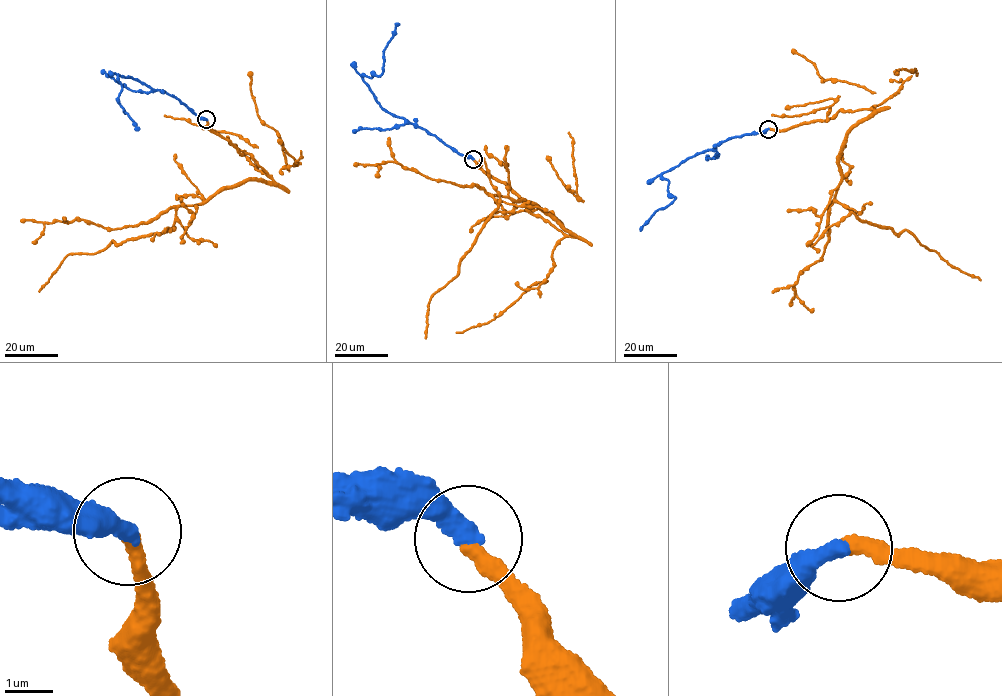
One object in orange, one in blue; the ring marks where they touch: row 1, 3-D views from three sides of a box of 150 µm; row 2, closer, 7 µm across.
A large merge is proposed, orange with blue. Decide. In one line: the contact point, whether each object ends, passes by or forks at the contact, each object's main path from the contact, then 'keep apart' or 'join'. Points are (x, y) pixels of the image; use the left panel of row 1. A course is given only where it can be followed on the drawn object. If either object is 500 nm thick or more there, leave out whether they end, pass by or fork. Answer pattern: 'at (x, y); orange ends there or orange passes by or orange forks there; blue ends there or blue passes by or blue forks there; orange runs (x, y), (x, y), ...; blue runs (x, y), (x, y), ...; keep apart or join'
at (206, 119); orange ends there; blue ends there; orange runs (206, 120), (274, 182), (226, 186), (203, 203), (180, 205), (165, 232), (68, 255), (38, 291); blue runs (207, 119), (199, 118), (178, 98), (120, 74), (122, 90), (118, 100), (135, 129); join

